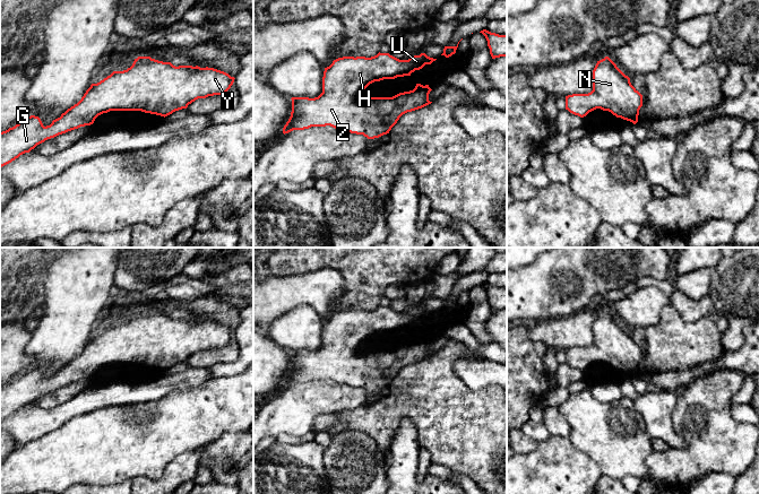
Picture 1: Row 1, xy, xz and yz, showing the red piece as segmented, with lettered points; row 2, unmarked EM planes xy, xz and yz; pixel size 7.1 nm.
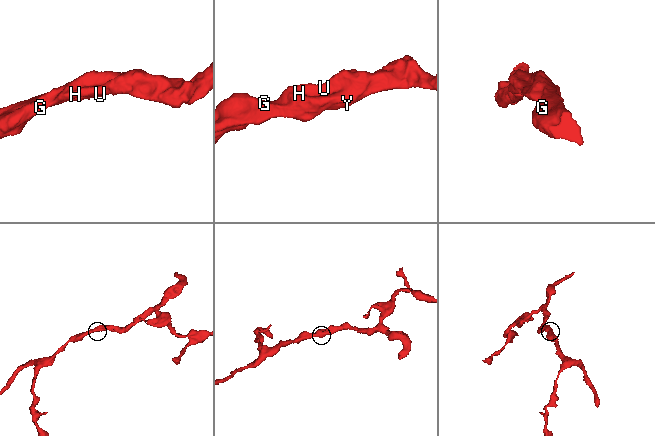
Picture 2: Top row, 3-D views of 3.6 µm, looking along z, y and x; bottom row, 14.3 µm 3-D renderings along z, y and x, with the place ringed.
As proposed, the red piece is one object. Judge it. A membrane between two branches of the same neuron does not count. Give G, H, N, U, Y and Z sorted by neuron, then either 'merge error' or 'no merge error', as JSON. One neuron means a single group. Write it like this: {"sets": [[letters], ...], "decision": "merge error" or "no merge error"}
{"sets": [["G", "H", "N", "U", "Y", "Z"]], "decision": "no merge error"}

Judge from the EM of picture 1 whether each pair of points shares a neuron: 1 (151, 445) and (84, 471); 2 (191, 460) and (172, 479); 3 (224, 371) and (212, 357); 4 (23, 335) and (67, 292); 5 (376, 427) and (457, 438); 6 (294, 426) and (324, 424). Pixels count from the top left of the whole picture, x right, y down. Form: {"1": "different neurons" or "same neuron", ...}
{"1": "same neuron", "2": "same neuron", "3": "different neurons", "4": "different neurons", "5": "same neuron", "6": "different neurons"}

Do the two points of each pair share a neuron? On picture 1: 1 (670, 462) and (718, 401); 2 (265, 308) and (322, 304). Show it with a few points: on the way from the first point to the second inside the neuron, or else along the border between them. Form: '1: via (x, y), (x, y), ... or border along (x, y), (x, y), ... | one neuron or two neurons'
1: via (687, 454), (709, 432), (709, 418) | one neuron
2: via (279, 297), (308, 297) | one neuron

